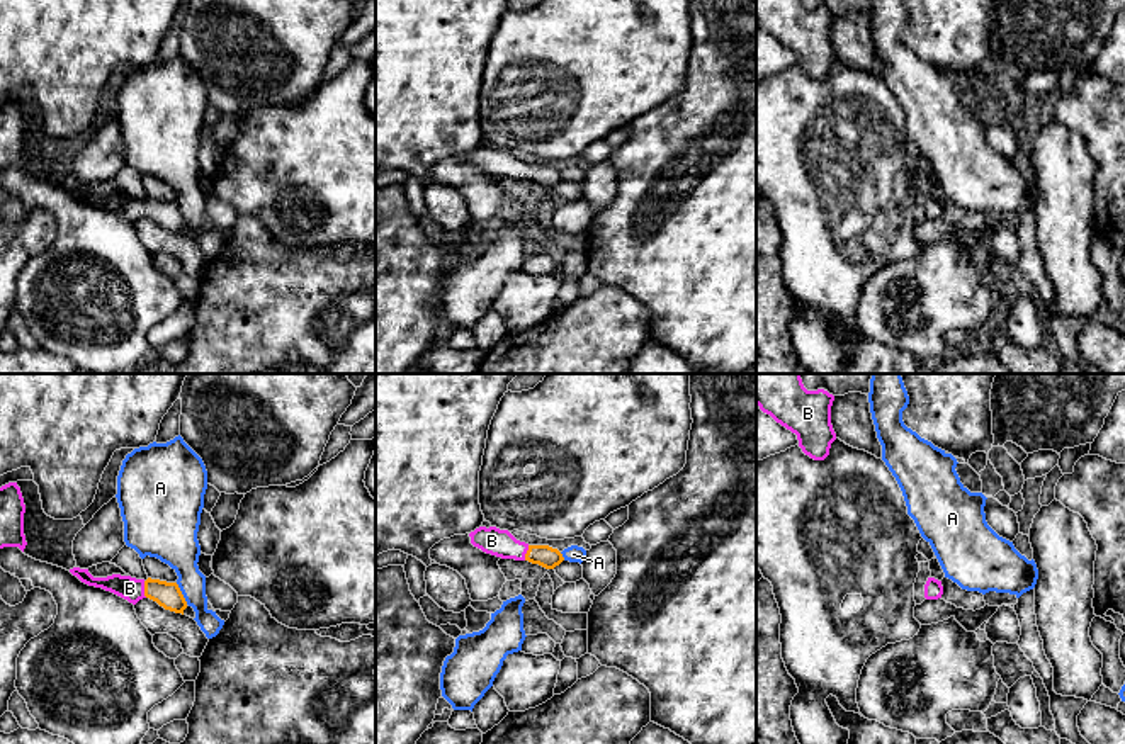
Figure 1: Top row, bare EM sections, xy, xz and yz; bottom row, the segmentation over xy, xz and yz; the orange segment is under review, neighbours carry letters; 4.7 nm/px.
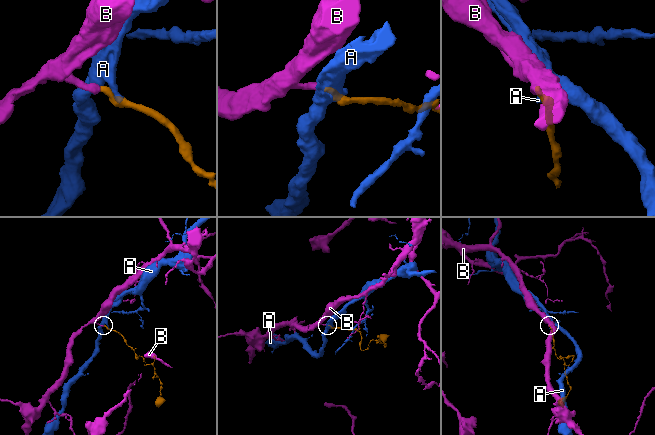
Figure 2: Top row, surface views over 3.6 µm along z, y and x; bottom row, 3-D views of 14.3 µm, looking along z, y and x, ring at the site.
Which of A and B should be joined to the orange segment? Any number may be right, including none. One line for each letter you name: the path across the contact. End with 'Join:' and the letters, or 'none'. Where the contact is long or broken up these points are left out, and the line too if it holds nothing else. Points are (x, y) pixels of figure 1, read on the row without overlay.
B: runs through xy (167, 214), (157, 209), (145, 209), (130, 208)
Join: B

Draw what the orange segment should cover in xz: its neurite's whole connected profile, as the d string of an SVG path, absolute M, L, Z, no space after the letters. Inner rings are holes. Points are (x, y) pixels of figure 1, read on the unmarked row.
M479 146L471 151L469 156L474 166L501 178L529 180L546 189L554 189L564 180L557 168L549 165L529 165L517 160L508 149L496 146Z

